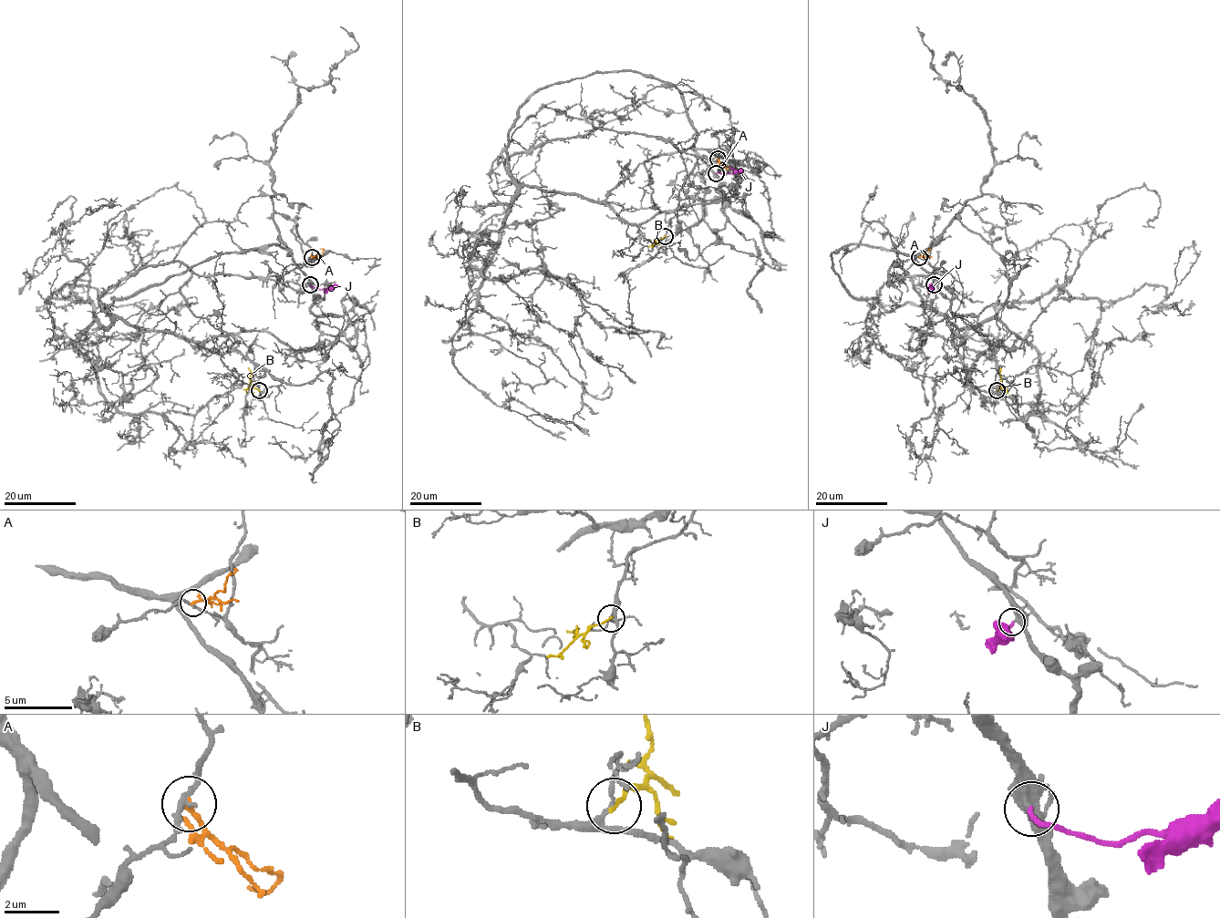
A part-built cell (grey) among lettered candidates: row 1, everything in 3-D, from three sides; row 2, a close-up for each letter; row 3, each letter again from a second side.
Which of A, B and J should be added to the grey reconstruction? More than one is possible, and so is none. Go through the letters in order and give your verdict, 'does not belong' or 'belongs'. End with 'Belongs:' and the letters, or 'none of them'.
A: does not belong
B: does not belong
J: belongs
Belongs: J

